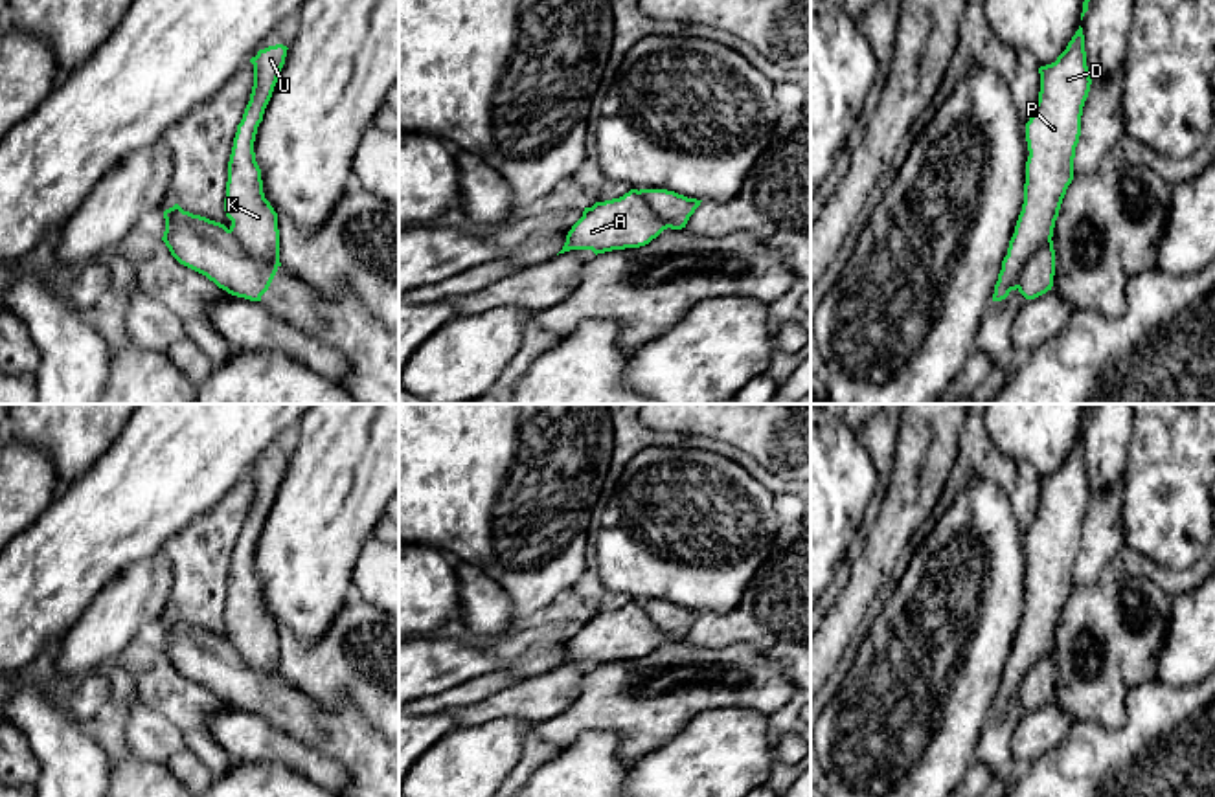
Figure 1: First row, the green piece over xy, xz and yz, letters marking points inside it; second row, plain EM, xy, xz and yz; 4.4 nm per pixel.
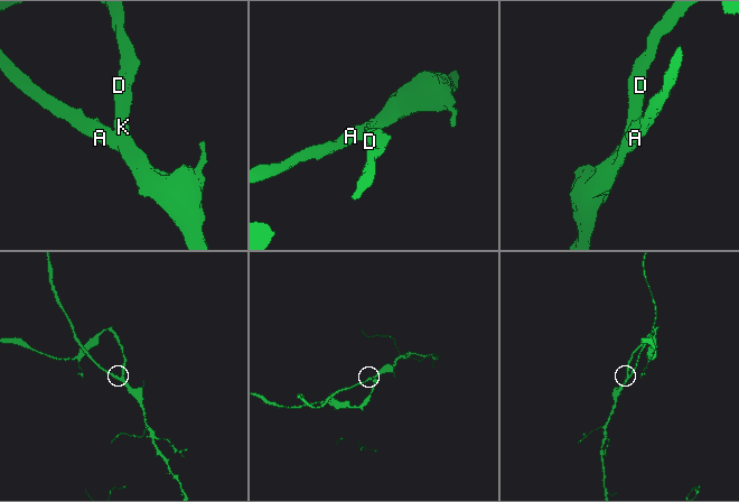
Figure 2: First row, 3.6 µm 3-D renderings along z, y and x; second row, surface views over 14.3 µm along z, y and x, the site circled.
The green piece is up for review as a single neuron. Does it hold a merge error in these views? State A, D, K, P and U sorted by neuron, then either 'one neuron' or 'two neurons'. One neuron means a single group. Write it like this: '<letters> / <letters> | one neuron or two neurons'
A / D K P U | two neurons

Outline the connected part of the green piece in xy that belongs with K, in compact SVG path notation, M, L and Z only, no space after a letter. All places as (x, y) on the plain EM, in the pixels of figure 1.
M276 455L259 461L250 470L254 476L254 498L233 549L224 610L232 646L250 668L272 676L276 683L281 678L278 624L265 610L254 553L285 476L287 461L287 457Z

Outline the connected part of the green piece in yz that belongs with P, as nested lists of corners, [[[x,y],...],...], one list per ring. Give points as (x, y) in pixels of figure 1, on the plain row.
[[[1081,437],[1057,472],[1040,477],[1039,485],[1039,512],[1026,534],[1029,567],[1024,615],[1002,672],[993,713],[1002,713],[1018,700],[1026,672],[1053,648],[1062,610],[1073,591],[1081,527],[1092,496]]]

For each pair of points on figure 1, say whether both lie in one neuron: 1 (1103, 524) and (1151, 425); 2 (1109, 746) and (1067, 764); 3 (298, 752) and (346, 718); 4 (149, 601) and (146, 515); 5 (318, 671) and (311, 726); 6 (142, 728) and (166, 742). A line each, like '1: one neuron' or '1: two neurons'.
1: two neurons
2: one neuron
3: one neuron
4: two neurons
5: two neurons
6: one neuron

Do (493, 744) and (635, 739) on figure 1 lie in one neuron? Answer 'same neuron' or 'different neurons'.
different neurons

